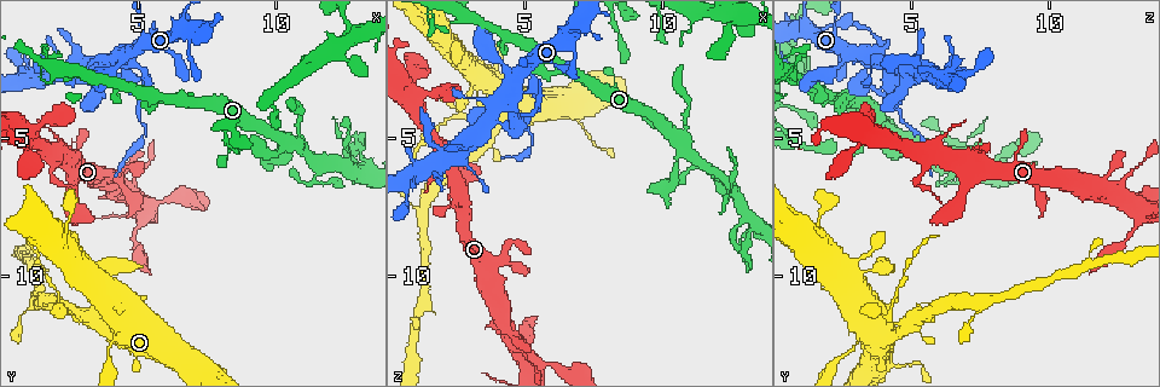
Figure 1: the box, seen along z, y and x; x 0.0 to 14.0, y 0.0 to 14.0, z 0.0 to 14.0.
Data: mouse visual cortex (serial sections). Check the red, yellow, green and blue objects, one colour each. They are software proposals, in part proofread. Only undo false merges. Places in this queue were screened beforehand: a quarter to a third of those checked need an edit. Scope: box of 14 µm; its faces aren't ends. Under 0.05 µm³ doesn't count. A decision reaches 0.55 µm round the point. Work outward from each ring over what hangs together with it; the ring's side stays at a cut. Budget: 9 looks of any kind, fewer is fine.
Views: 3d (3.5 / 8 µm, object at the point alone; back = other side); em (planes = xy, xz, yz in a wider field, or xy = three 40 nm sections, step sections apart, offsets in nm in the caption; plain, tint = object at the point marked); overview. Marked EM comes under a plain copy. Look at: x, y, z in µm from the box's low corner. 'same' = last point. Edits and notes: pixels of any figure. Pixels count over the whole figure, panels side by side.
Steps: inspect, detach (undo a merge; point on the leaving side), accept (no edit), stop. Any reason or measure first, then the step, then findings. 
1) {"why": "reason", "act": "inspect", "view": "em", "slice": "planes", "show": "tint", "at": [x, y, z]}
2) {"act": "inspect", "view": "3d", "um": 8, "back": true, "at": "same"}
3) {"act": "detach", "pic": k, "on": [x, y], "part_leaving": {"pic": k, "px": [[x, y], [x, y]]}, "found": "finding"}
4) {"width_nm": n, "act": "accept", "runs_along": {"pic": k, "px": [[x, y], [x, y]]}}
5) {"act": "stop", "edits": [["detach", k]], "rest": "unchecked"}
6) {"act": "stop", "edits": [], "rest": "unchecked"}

{"act": "inspect", "view": "3d", "um": 3.5, "at": [5.4, 2.8, 3.2]}

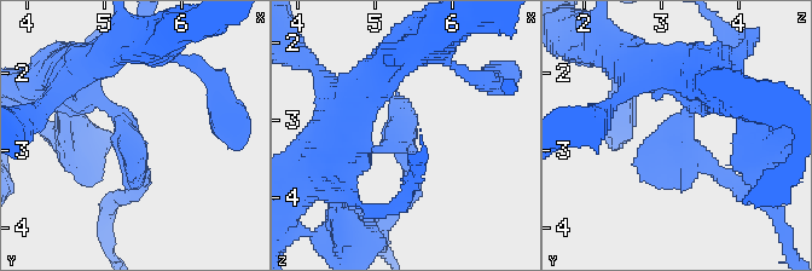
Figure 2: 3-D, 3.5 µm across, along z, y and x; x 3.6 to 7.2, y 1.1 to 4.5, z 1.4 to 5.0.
{"act": "inspect", "view": "em", "slice": "xy", "step": 1, "show": "tint", "at": [5.30, 2.85, 3.20]}

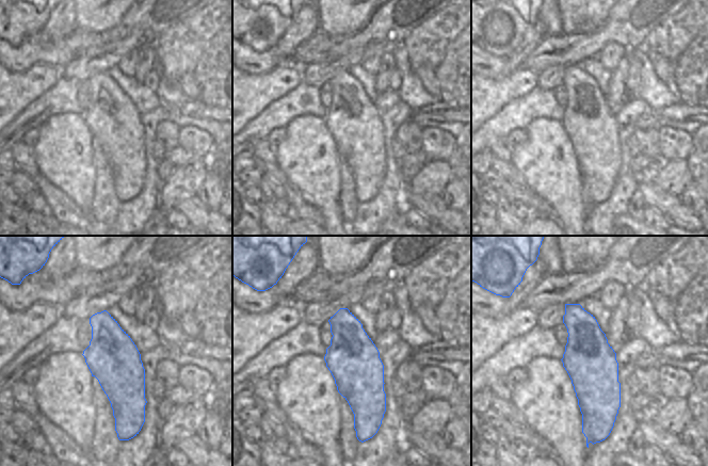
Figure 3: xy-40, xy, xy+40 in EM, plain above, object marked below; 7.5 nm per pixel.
{"act": "detach", "pic": 2, "on": [127, 139], "part_leaving": {"pic": 2, "px": [[120, 117], [143, 173], [127, 195]]}, "found": "two cells meet here"}

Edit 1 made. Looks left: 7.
{"why": "see it whole again", "act": "inspect", "view": "overview"}

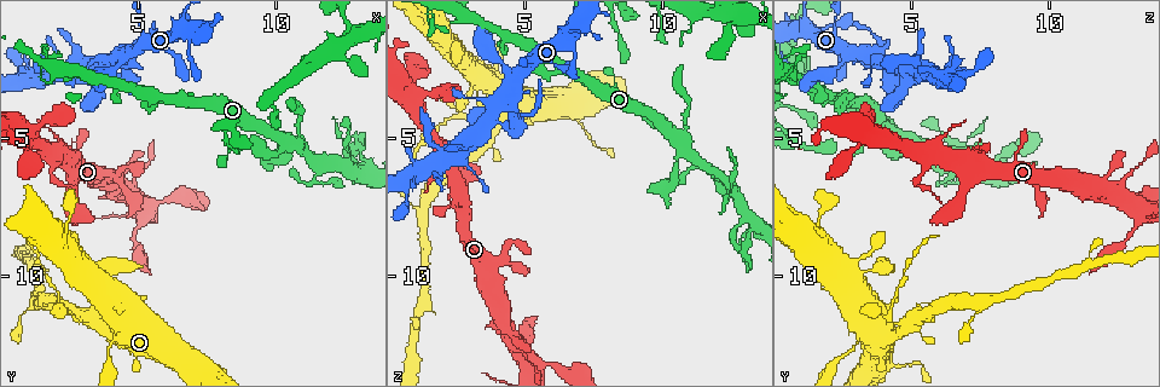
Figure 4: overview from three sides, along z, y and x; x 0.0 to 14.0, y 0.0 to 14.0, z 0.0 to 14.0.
{"why": "three-way junction", "act": "inspect", "view": "3d", "um": 3.5, "at": [3.6, 11.7, 4.9]}

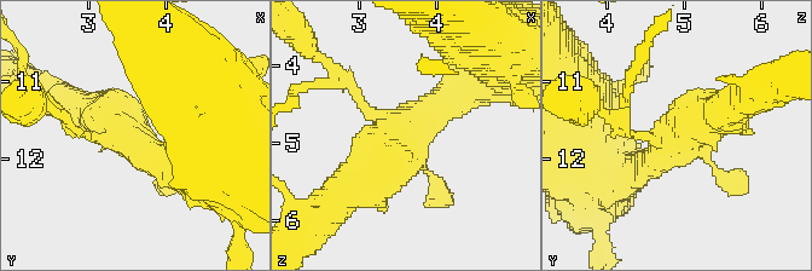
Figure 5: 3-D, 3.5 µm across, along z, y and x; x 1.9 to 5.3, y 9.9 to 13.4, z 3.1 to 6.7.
{"why": "shape alone is not enough", "act": "inspect", "view": "em", "slice": "xy", "step": 2, "show": "tint", "at": [3.60, 11.75, 4.90]}

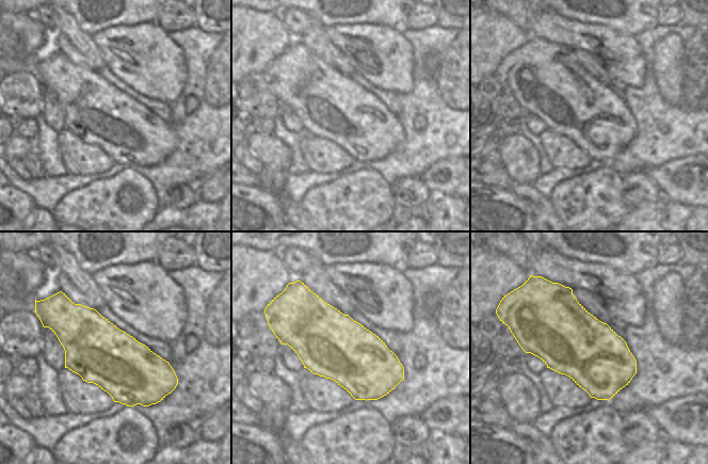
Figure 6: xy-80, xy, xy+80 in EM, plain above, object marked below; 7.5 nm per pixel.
{"why": "another direction", "act": "inspect", "view": "em", "slice": "xy", "step": 5, "show": "tint", "at": "same"}

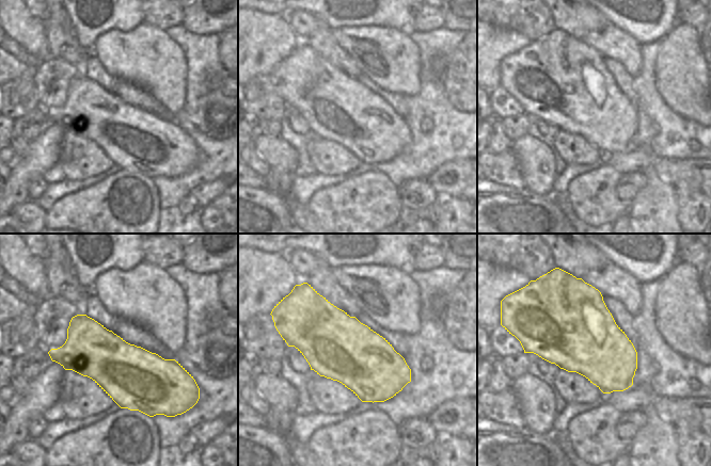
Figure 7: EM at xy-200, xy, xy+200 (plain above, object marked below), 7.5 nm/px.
{"act": "accept", "runs_along": {"pic": 5, "px": [[459, 88], [348, 188]]}, "found": "all the same cell"}

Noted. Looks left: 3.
{"why": "a narrow waist", "act": "inspect", "view": "3d", "um": 3.5, "at": [2.6, 7.6, 6.4]}

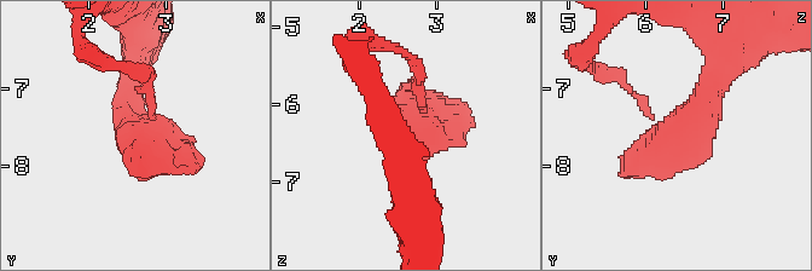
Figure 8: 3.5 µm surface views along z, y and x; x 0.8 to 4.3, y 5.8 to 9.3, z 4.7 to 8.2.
{"act": "accept", "runs_along": {"pic": 8, "px": [[132, 94], [140, 139], [199, 166]]}, "found": "all the same cell"}

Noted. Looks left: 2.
{"why": "thick turns thin", "act": "inspect", "view": "3d", "um": 8, "at": [11.7, 6.6, 6.3]}

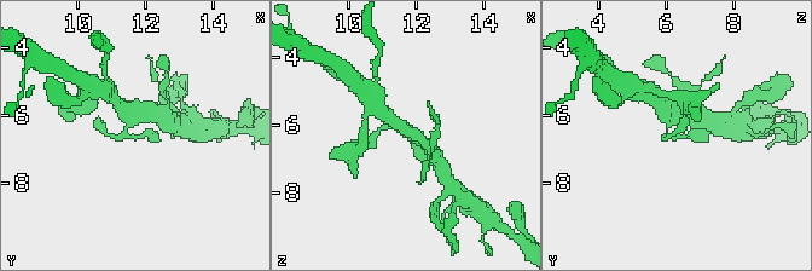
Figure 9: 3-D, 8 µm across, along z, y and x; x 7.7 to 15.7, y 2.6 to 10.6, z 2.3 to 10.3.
{"why": "zoom in", "act": "inspect", "view": "3d", "um": 3.5, "at": [11.8, 6.7, 6.4]}

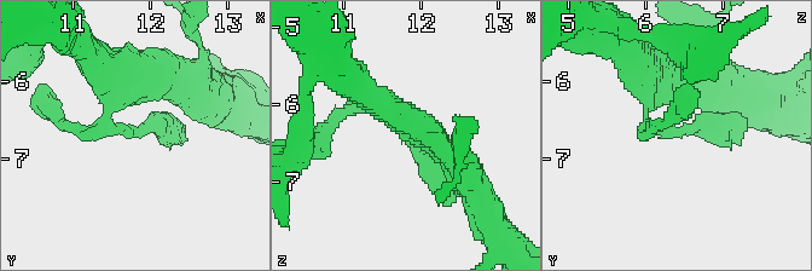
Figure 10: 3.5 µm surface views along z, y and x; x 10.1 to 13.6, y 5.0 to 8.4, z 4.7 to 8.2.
{"arm_widths_nm": [150, 250, 300], "act": "accept", "runs_along": {"pic": 10, "px": [[382, 105], [375, 105], [448, 192]]}, "found": "one cell here"}

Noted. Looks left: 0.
{"act": "stop", "edits": [["detach", 2]], "rest": "unchecked"}

